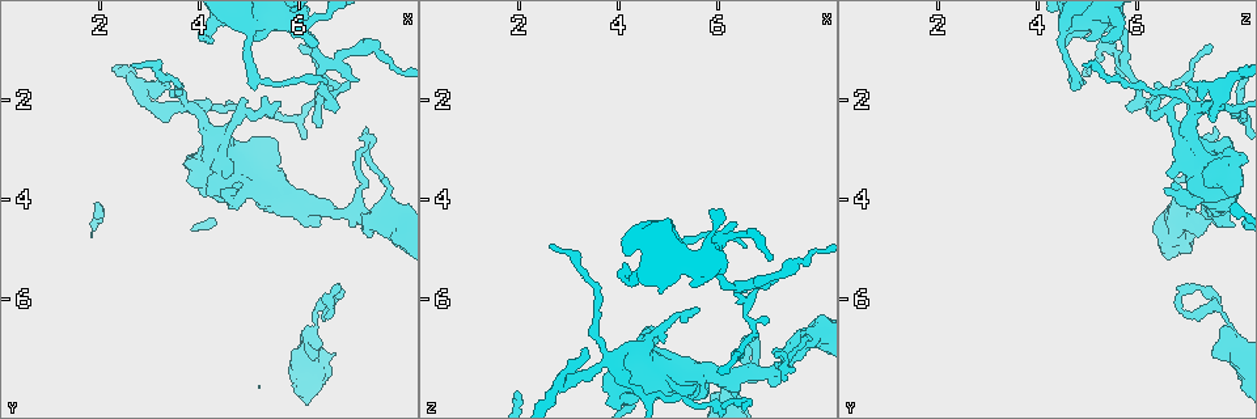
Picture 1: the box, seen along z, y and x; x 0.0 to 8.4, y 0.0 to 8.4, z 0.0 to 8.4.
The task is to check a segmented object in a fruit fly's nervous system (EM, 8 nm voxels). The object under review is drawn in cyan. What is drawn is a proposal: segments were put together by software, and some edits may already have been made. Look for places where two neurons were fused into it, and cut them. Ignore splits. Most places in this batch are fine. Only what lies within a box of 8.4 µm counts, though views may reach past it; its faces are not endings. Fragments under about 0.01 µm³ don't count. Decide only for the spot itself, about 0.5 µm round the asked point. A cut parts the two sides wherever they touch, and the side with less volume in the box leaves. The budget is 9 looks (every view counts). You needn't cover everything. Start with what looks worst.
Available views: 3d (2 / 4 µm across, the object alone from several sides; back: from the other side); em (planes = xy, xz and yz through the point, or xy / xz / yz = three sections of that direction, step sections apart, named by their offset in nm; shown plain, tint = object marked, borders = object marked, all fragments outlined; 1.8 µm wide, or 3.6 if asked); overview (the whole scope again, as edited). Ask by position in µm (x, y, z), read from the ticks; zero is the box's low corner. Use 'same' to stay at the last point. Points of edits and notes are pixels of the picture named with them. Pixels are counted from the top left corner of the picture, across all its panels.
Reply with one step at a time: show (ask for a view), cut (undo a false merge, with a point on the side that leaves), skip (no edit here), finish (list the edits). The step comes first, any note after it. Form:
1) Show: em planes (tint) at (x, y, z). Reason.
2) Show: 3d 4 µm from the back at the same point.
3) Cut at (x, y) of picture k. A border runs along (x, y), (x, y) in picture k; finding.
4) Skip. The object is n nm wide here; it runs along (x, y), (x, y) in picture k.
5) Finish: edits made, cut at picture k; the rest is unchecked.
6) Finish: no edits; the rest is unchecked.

Show: 3d 2 µm at (6.50, 1.25, 5.75). Three arms meet.

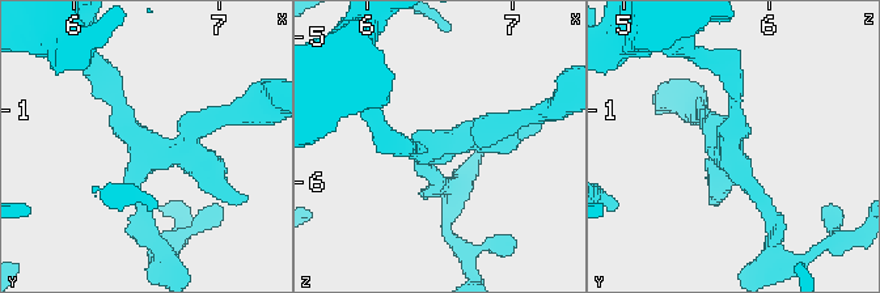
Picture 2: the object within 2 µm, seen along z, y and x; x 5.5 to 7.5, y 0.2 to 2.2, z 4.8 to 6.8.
Show: em xz step 4 (tint) at (6.50, 1.26, 5.72). Need the tissue.

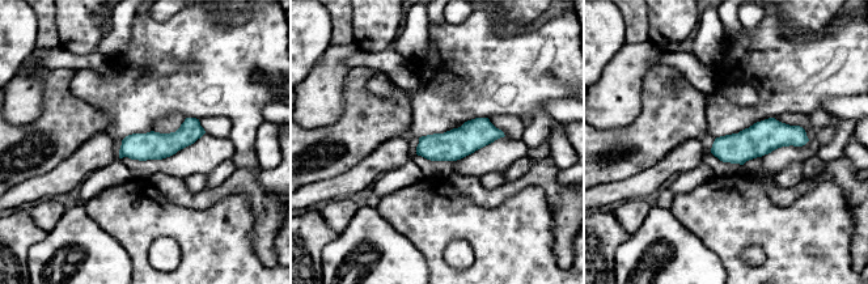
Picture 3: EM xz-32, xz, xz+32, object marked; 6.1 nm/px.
Skip. It runs along (804, 139), (762, 138), (715, 151) in picture 3; one neuron here.

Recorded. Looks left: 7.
Show: em 3.6 µm xz step 4 (tint) at (5.05, 3.60, 7.55). Sharp bend.

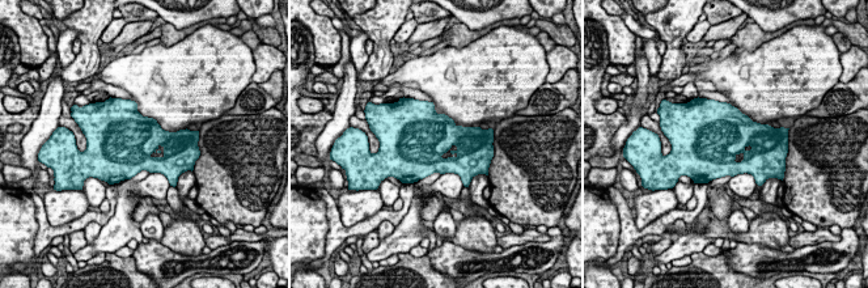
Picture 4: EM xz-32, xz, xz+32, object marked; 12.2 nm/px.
Show: em 3.6 µm planes (tint) at the same point. Another direction.

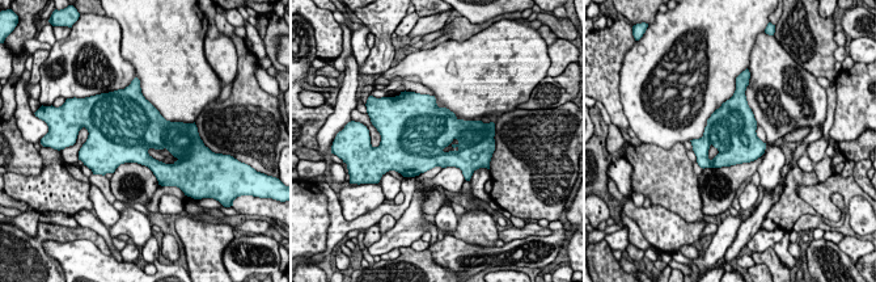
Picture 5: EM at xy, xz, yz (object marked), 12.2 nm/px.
Skip. All the same neuron.

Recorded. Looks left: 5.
Show: em planes (tint) at (6.55, 6.20, 7.50). Abrupt turn.

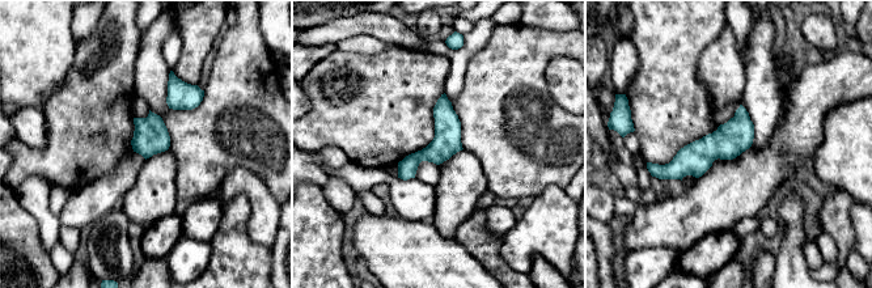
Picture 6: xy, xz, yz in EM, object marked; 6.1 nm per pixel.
Skip. It runs along (743, 111), (714, 145), (659, 174) in picture 6; one neuron here.

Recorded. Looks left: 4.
Show: em planes (borders) at (7.20, 3.10, 7.10).

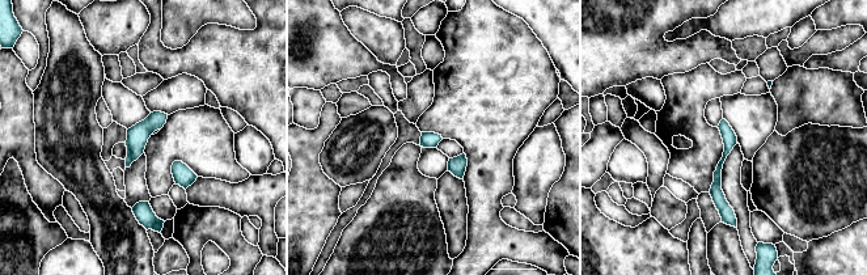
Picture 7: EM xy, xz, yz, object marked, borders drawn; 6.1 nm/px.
Skip. The object is 90 nm wide here; one neuron here.

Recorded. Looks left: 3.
Finish: no edits; the rest is unchecked.

